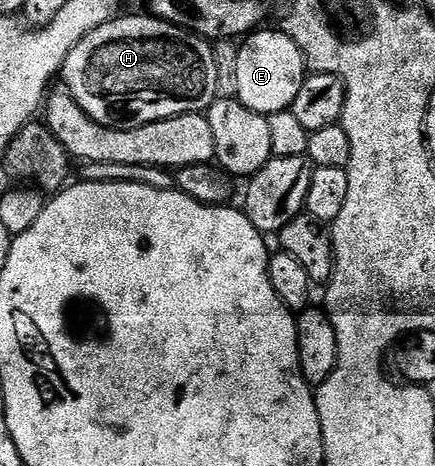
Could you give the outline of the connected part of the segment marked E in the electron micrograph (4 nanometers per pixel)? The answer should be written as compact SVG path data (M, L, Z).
M262 27L246 36L240 42L241 50L237 53L237 90L235 96L237 100L251 111L256 113L278 113L284 109L292 110L295 103L295 95L299 95L299 87L303 87L307 76L307 66L305 64L305 56L300 47L295 43L295 39L291 39L289 34L280 28L269 29L270 27Z

